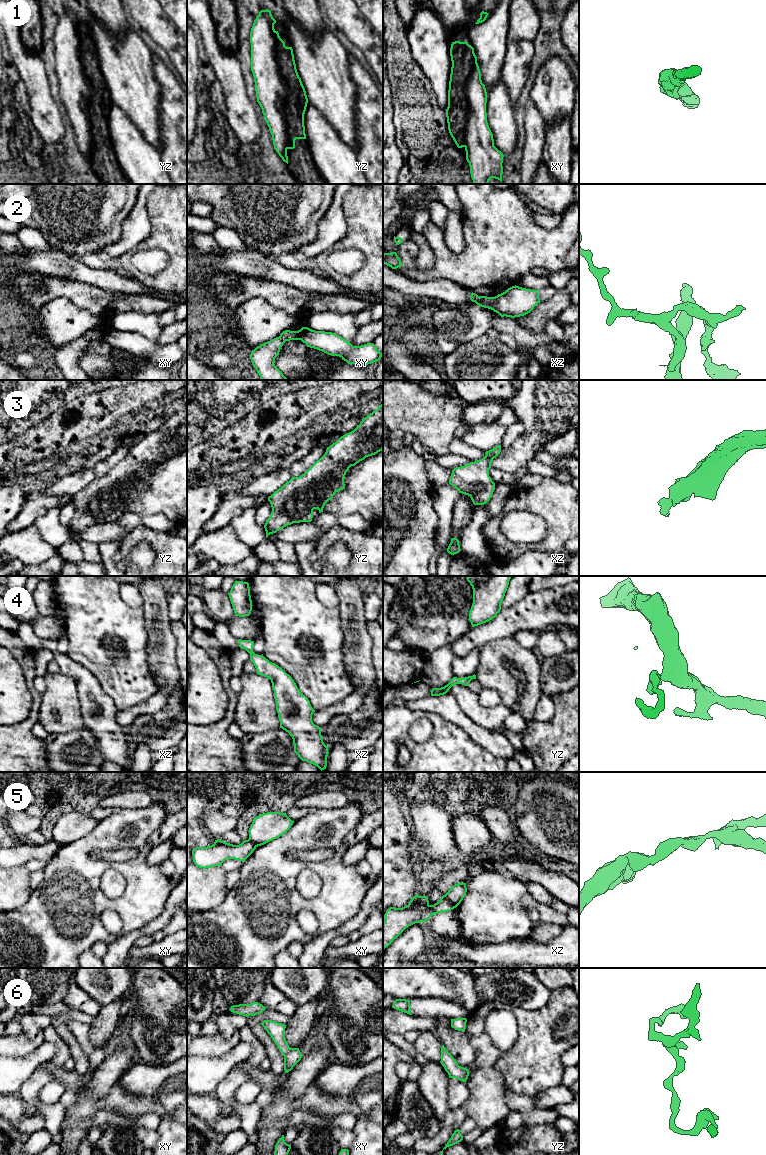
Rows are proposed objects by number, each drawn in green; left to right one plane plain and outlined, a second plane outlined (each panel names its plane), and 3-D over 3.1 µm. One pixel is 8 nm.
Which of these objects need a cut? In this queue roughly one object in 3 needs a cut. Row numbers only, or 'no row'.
1, 2, 5

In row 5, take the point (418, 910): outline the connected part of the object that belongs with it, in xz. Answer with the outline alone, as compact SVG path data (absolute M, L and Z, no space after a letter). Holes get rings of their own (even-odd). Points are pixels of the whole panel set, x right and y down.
M416 894L408 905L402 908L390 907L385 913L385 921L383 922L383 949L388 947L409 926L415 923L426 922L434 914L451 910L453 910L453 907L444 895L434 905L429 904L427 896Z

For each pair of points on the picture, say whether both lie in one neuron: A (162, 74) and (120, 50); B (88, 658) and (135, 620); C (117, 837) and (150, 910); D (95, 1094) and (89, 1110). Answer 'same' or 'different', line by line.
A: different
B: same
C: same
D: same

